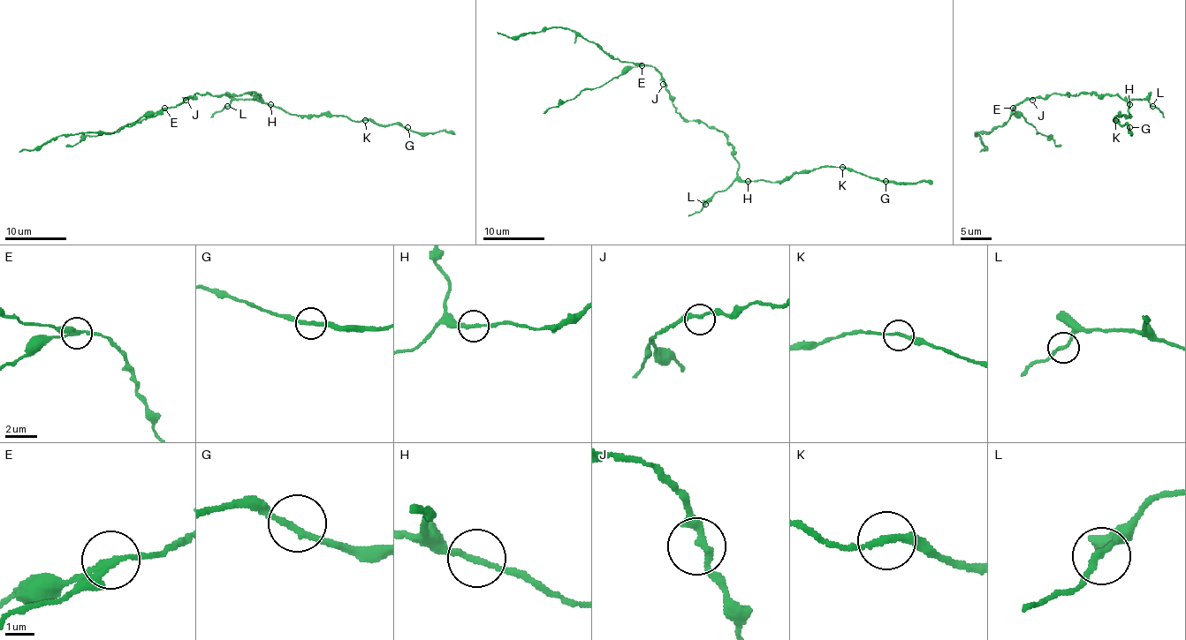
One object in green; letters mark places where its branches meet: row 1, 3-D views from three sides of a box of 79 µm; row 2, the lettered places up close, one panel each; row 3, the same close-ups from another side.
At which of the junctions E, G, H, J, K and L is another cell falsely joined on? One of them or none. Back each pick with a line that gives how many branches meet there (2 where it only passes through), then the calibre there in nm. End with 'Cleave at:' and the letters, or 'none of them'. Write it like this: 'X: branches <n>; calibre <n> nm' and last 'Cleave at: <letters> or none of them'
E: branches 2; calibre 220 nm
Cleave at: E

